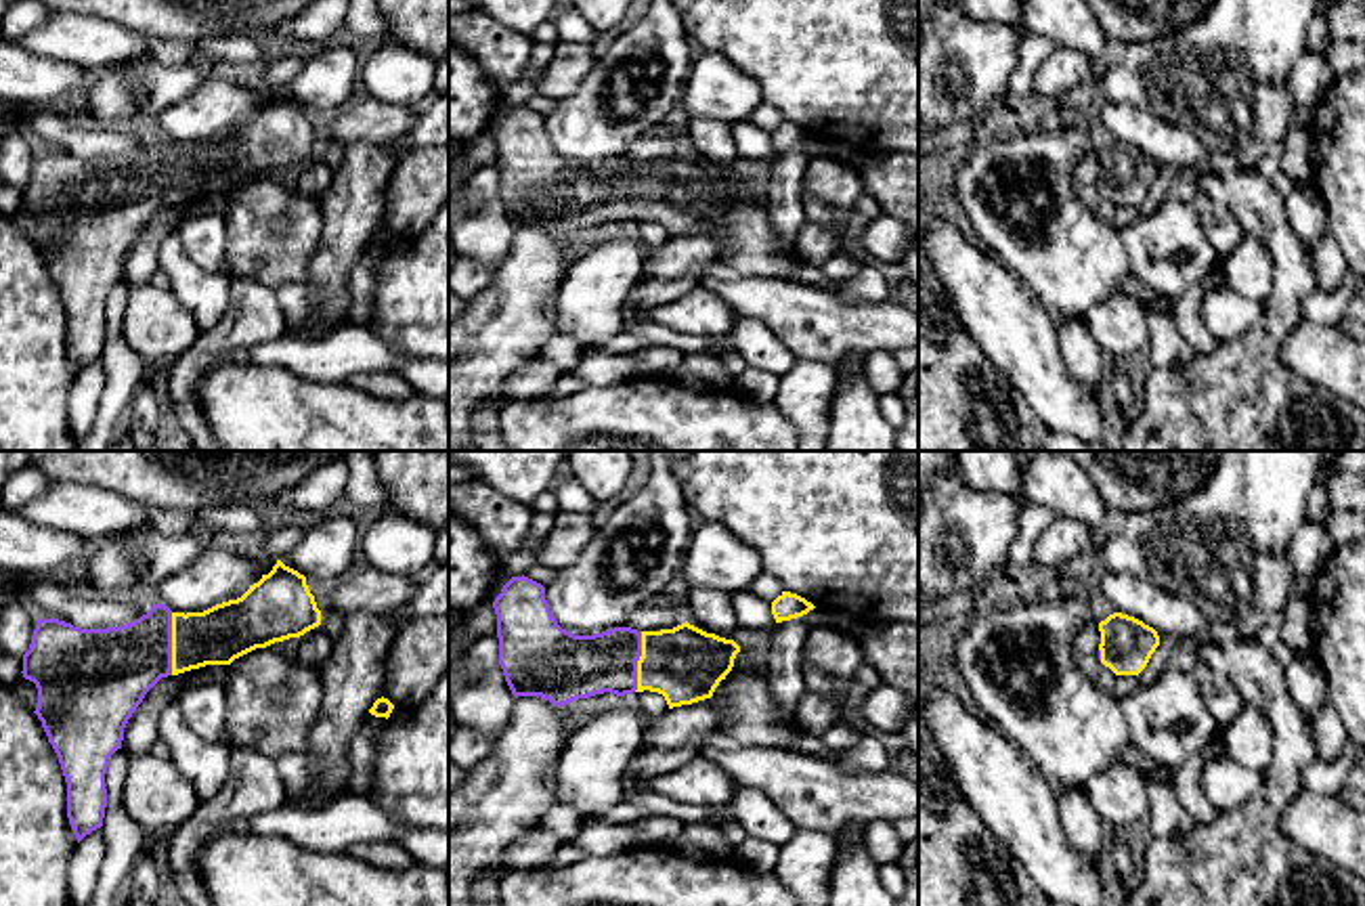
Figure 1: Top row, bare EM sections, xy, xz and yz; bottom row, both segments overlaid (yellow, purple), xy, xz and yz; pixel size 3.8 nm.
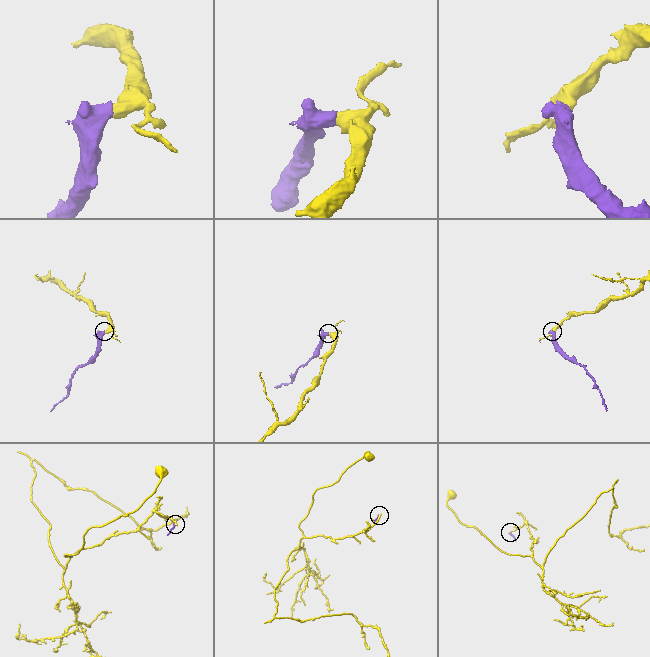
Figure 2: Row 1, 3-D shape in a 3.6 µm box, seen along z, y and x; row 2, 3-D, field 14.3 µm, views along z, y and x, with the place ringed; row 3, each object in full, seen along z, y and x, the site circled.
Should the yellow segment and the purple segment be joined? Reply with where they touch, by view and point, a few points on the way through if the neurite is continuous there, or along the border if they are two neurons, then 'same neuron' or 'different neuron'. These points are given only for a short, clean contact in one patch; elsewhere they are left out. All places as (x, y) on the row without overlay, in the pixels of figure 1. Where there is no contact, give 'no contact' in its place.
xy (172, 175) | across xy (225, 162), (172, 175), (156, 175), (114, 198) | same neuron

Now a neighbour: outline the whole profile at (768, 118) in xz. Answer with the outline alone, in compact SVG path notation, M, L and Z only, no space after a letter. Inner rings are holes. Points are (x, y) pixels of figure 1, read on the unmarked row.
M761 103L749 115L749 122L772 134L778 126L782 126L784 117L776 107L770 107L767 103Z

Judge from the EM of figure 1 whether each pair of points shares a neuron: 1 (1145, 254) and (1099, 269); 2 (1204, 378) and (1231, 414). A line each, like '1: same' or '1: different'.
1: different
2: same

